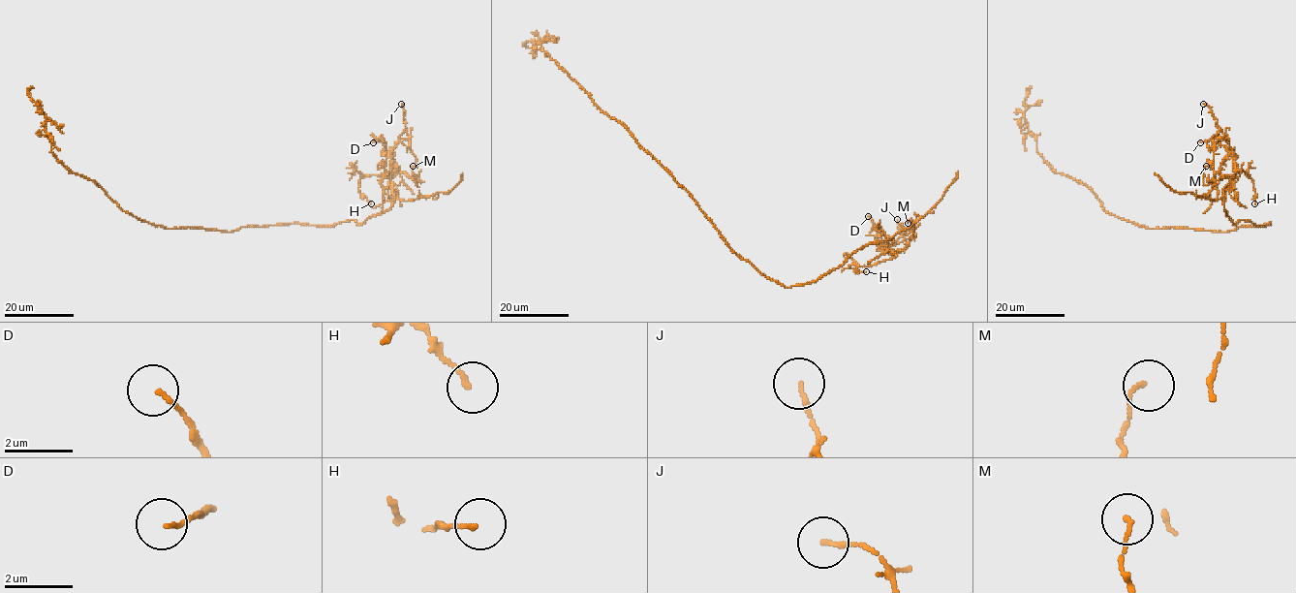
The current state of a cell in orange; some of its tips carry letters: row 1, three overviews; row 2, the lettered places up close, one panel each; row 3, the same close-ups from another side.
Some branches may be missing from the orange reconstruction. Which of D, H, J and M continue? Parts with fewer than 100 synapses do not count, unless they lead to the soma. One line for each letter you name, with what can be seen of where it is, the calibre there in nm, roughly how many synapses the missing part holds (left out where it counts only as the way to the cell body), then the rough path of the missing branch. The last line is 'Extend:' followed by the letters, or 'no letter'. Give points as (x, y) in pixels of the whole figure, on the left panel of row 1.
Extend: no letter

